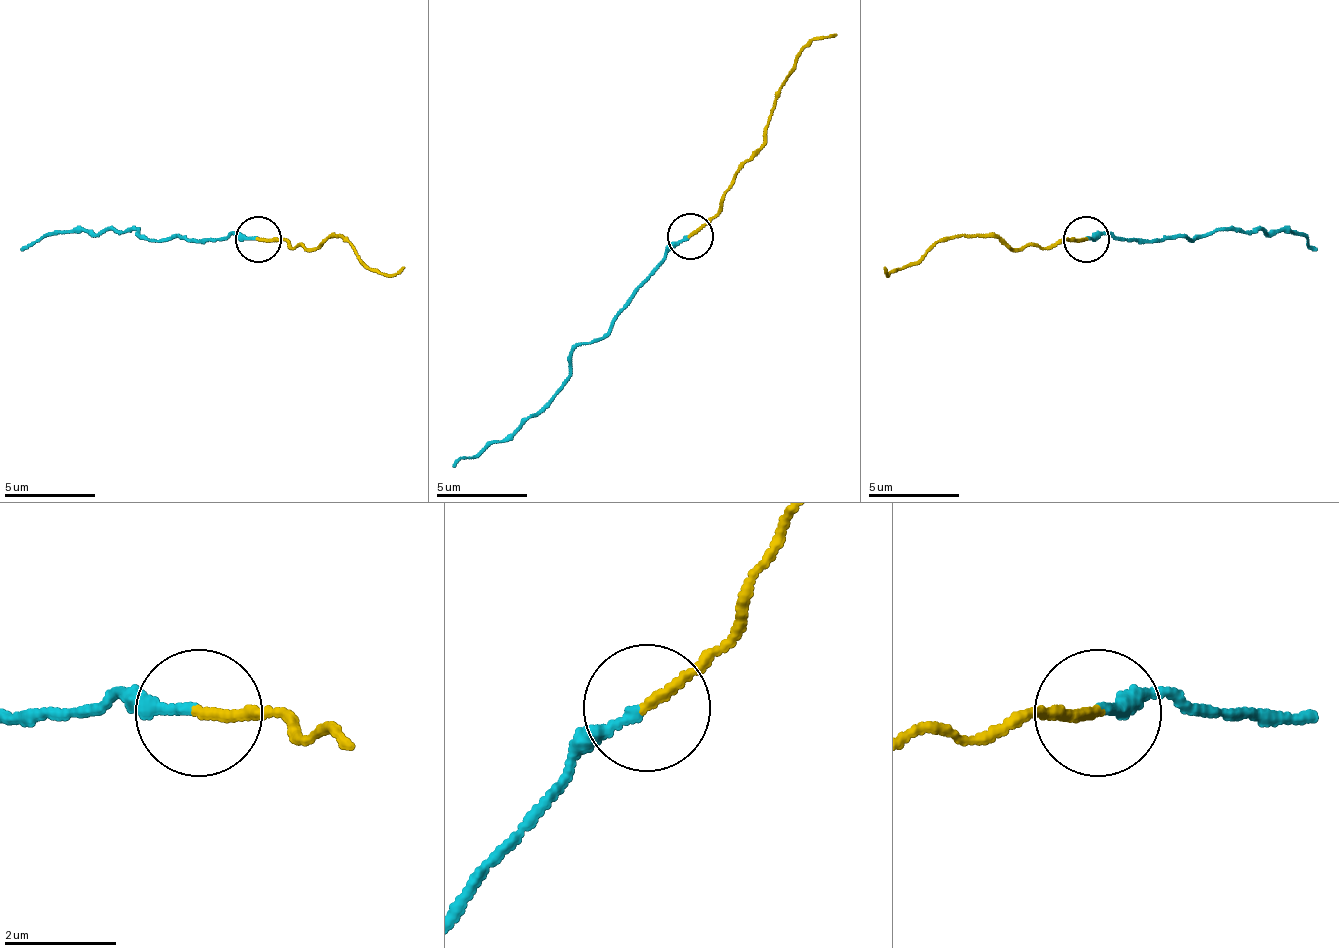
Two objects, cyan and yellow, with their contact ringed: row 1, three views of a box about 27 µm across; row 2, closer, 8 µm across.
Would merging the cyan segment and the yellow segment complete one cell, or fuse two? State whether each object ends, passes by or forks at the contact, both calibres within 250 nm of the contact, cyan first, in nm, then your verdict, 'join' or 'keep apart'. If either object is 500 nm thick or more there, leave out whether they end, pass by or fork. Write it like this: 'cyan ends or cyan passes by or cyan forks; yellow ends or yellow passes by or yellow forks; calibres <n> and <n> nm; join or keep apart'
cyan ends; yellow ends; calibres 200 and 180 nm; keep apart

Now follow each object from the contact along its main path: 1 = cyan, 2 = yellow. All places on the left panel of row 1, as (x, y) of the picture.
1: (257, 238), (234, 233), (143, 238), (138, 229), (115, 229), (47, 233), (19, 252)
2: (257, 238), (289, 247), (344, 238), (371, 270), (385, 275), (403, 265)

